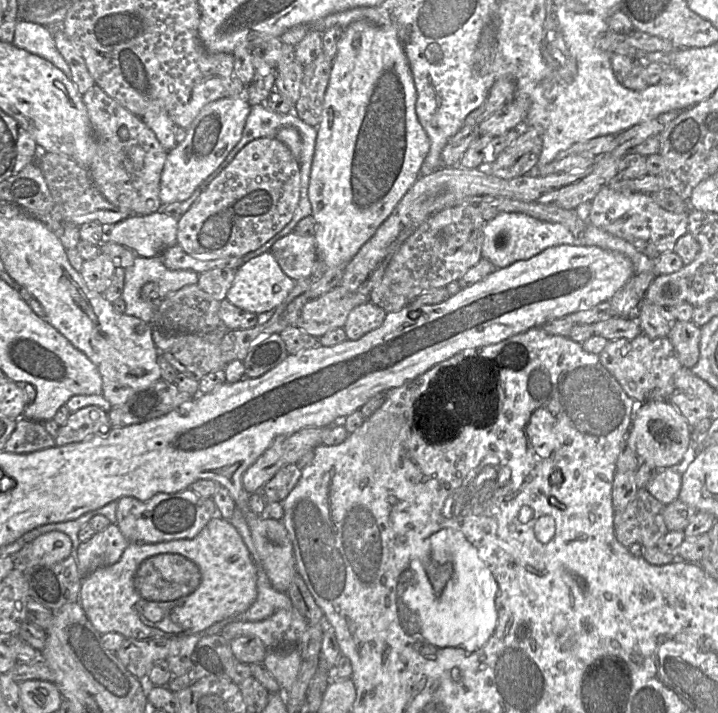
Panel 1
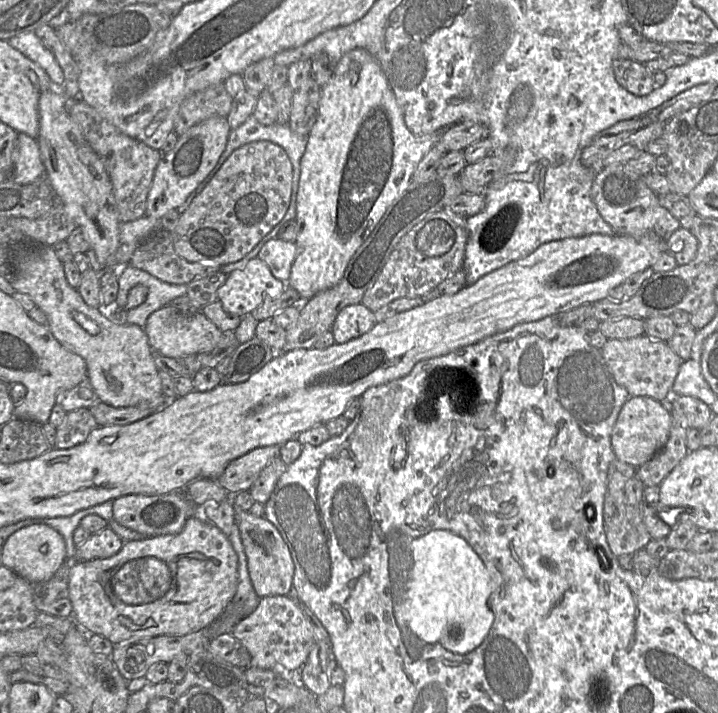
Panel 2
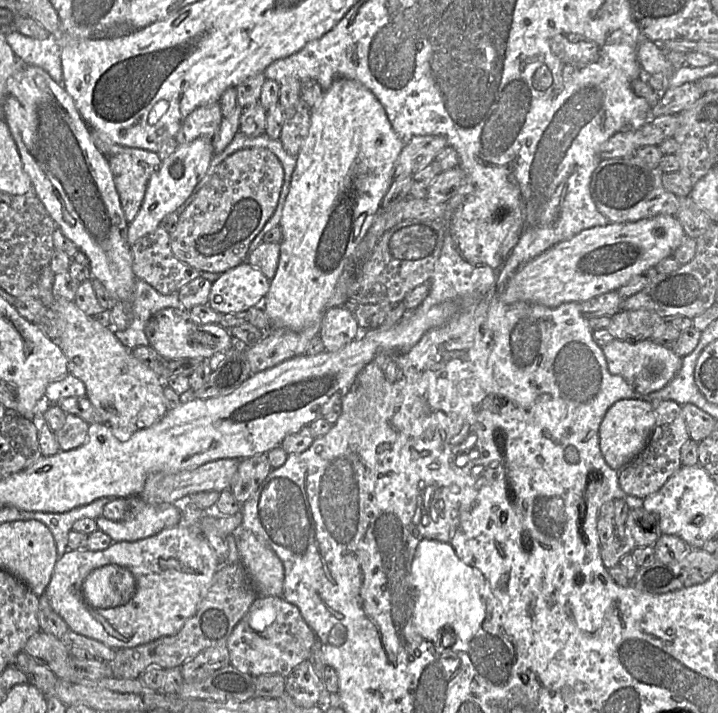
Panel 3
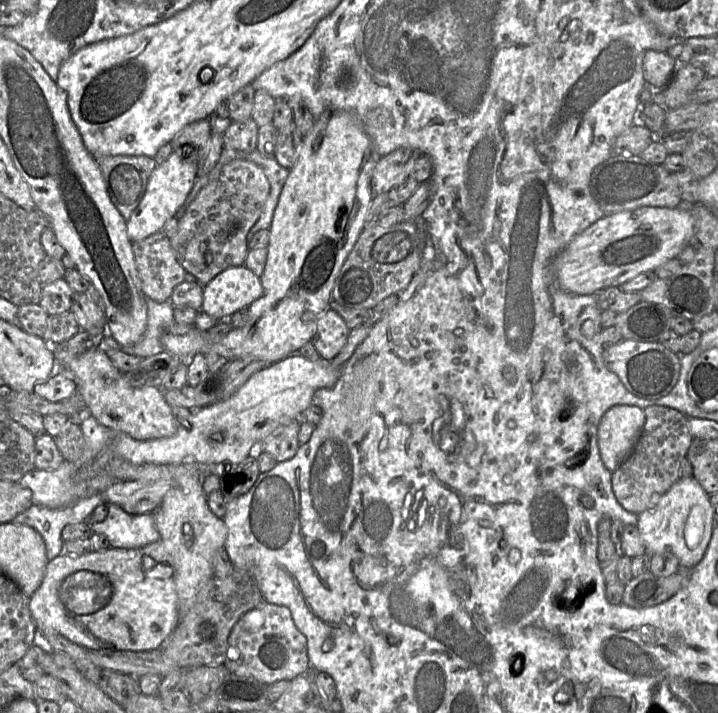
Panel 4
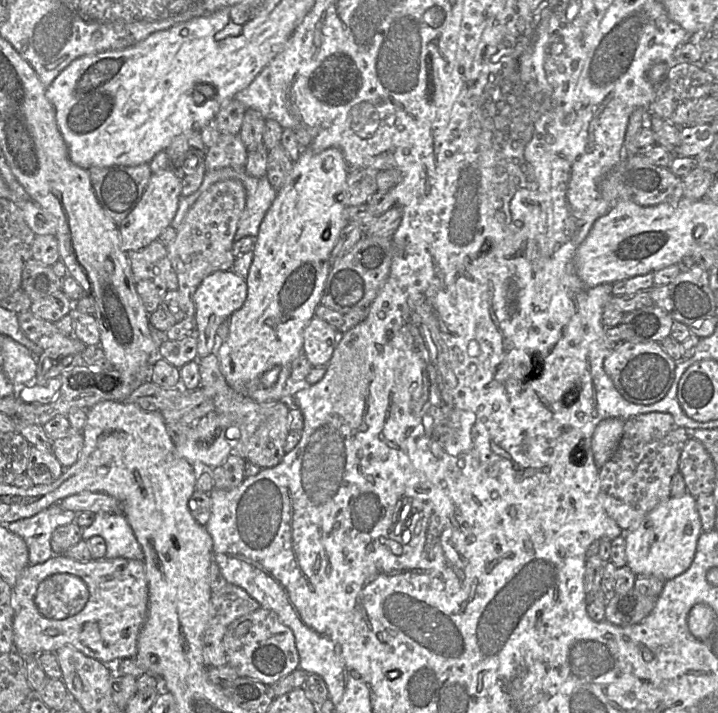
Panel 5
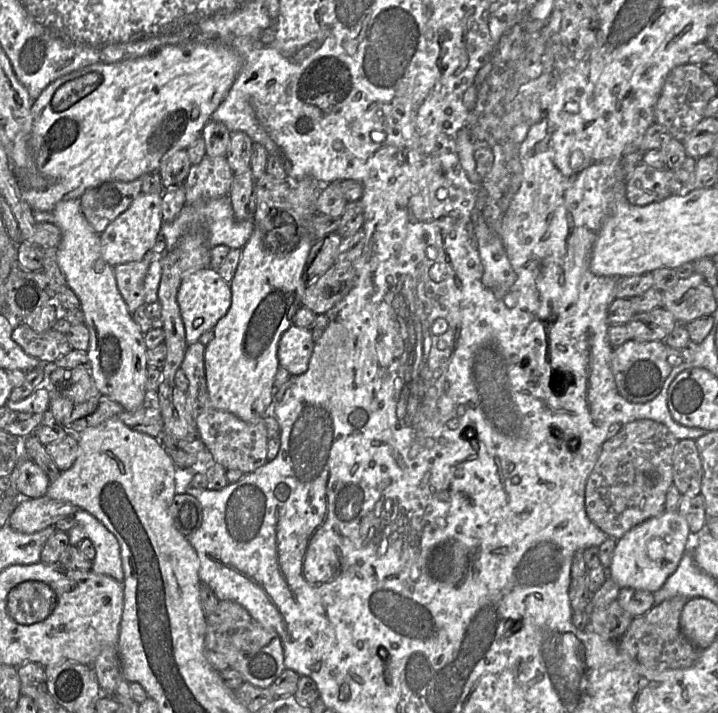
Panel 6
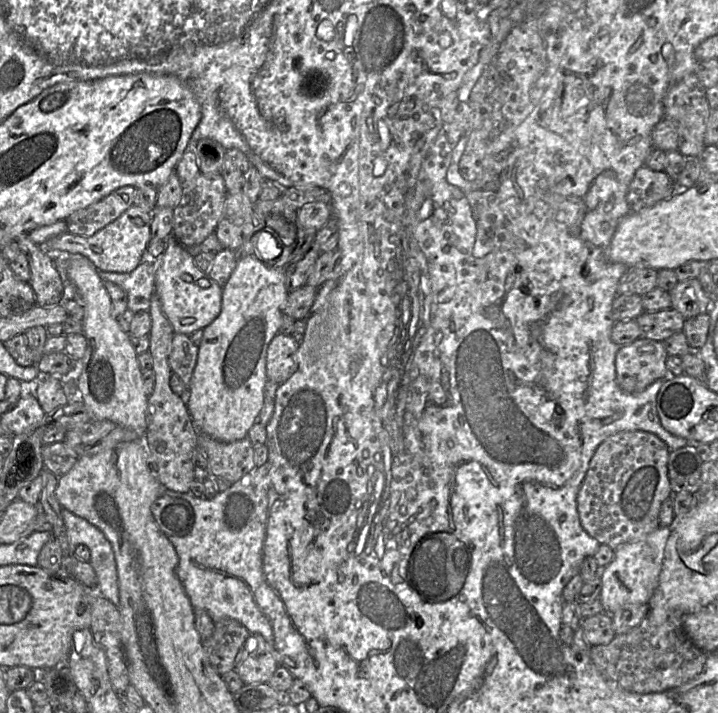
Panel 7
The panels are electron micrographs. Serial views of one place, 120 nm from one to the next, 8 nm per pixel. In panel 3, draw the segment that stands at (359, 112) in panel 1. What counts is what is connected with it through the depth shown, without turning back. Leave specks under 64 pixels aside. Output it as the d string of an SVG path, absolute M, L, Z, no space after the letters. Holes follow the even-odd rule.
M339 78L336 79L326 91L324 91L321 101L312 109L308 134L297 155L296 166L290 182L290 189L287 194L279 222L279 227L282 229L283 238L280 242L278 267L275 276L270 280L269 292L260 304L269 319L271 329L301 331L322 319L324 312L327 309L327 304L334 293L338 279L343 272L347 261L352 256L357 245L361 243L373 224L373 221L379 211L381 201L394 180L395 164L404 145L405 142L392 128L382 104L375 97L375 95L361 83L351 79Z

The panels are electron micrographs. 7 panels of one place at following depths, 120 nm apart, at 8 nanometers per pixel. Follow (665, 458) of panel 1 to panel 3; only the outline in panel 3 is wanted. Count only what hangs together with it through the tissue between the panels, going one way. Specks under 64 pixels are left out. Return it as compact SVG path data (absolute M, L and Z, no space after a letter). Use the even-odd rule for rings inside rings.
M622 399L615 402L606 412L599 428L599 444L606 463L620 471L646 446L655 425L655 414L651 401Z

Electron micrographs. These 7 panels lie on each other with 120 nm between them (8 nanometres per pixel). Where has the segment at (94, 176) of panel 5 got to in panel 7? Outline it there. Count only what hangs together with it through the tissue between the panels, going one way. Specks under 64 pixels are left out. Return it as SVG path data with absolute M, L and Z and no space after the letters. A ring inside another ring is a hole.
M122 186L99 201L73 212L66 218L68 232L91 236L118 218L133 205L136 188Z

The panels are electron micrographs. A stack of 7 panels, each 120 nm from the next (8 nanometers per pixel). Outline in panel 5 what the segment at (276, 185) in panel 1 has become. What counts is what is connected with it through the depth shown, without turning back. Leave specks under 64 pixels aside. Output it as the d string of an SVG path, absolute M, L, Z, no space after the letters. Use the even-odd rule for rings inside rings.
M226 179L212 184L191 206L176 230L176 238L166 248L178 280L180 307L187 318L194 316L193 297L202 280L213 272L232 269L234 237L245 207L246 190L241 181Z

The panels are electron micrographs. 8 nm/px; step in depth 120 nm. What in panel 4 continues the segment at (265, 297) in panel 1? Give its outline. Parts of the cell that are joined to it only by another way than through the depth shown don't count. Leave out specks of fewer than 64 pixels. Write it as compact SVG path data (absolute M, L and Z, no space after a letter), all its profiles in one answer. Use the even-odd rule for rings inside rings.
M245 265L230 267L204 285L201 311L223 320L246 309L263 291L260 277Z

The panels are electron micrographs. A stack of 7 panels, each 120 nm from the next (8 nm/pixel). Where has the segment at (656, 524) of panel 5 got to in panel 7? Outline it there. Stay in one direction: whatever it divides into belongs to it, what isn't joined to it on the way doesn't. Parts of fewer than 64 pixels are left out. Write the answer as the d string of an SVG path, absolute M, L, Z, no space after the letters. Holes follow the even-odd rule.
M658 526L641 540L622 544L615 549L612 562L604 569L599 569L602 585L599 599L605 613L612 615L624 605L649 602L658 586L670 534L670 527Z

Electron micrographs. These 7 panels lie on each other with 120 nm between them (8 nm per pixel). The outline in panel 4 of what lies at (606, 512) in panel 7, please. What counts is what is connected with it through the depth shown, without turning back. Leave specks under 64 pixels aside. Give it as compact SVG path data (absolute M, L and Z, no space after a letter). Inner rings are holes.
M659 405L644 409L645 424L629 457L612 472L611 485L619 504L639 515L655 505L680 478L680 467L693 440L688 417L682 412Z

